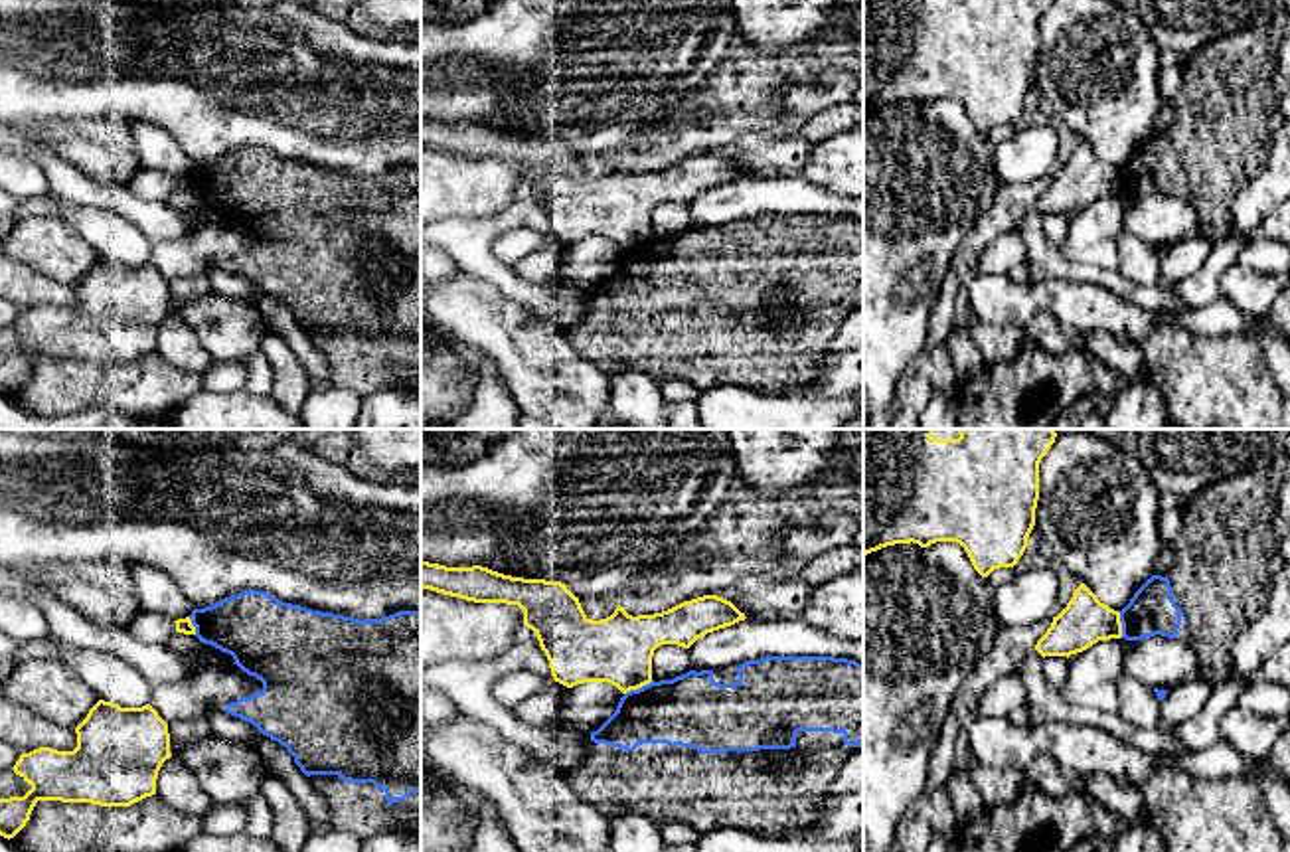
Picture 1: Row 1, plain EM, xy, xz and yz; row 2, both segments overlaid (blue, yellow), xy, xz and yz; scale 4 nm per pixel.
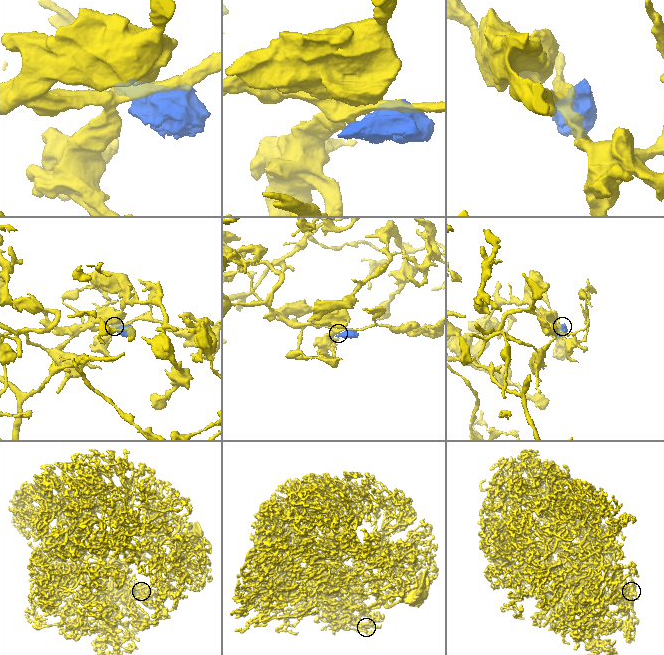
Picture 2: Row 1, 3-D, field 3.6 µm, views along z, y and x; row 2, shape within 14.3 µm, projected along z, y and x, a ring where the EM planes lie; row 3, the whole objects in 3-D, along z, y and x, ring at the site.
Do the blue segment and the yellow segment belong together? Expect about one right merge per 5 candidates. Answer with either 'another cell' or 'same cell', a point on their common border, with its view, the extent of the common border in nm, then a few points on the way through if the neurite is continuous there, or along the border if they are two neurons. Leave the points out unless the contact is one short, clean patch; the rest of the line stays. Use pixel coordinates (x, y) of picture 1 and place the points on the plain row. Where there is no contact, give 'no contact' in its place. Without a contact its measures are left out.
another cell; contact xz (639, 246); length 130 nm; border xz (652, 238), (625, 252)

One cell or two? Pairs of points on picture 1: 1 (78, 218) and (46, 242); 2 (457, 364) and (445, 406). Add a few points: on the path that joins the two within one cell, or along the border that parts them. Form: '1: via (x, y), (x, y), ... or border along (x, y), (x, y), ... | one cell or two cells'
1: border along (52, 214), (78, 232), (99, 255) | two cells
2: via (447, 374), (445, 396) | one cell

